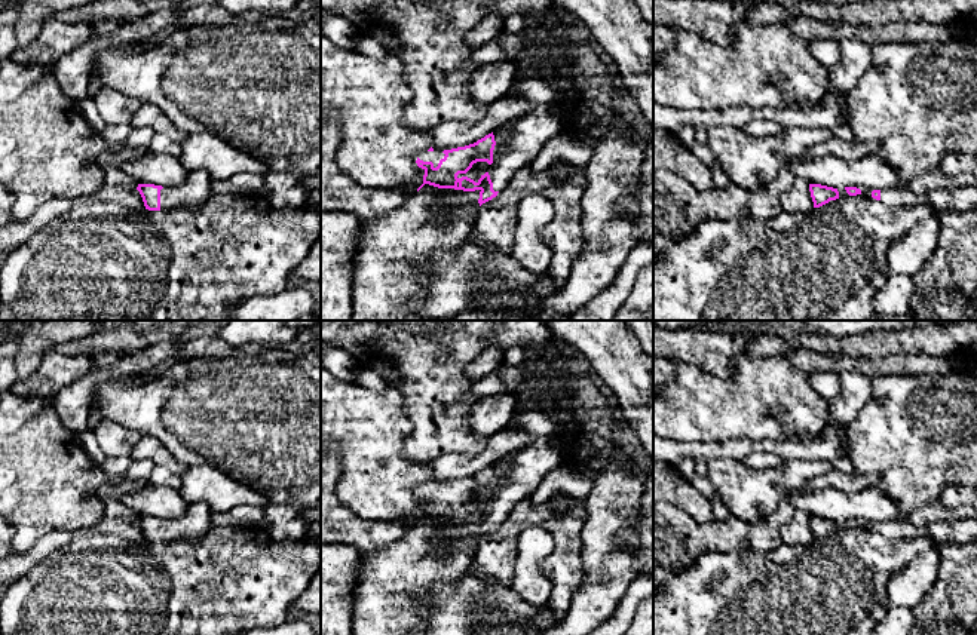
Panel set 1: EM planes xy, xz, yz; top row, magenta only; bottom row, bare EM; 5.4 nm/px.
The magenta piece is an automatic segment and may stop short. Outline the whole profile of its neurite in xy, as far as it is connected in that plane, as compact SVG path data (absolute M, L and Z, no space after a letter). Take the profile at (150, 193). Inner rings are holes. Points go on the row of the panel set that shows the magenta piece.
M206 171L189 172L186 181L175 187L138 184L144 206L148 211L168 211L178 206L200 206L212 191L212 178Z

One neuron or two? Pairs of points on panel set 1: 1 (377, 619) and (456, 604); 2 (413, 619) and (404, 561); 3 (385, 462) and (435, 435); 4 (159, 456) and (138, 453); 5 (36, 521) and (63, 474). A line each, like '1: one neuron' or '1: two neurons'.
1: two neurons
2: one neuron
3: two neurons
4: one neuron
5: one neuron

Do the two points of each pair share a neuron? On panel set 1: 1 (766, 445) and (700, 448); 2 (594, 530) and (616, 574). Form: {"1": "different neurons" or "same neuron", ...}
{"1": "same neuron", "2": "same neuron"}

